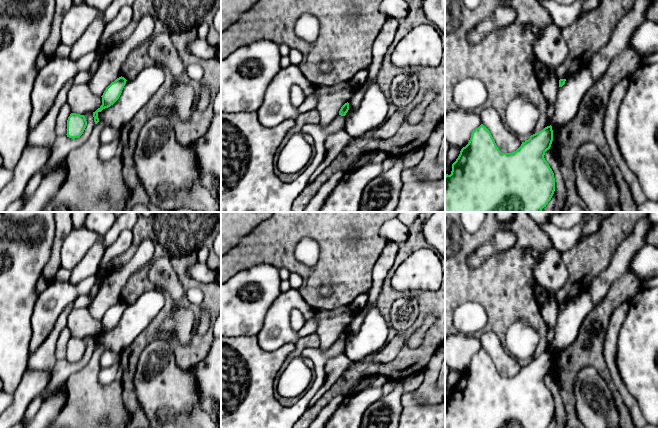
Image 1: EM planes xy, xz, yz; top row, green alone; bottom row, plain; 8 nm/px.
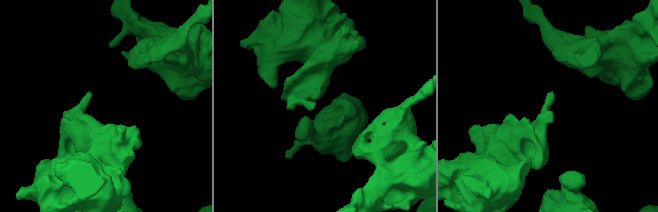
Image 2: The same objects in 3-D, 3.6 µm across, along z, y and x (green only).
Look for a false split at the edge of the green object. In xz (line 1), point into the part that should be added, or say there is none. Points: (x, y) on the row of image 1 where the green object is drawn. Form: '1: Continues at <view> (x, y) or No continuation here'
1: No continuation here

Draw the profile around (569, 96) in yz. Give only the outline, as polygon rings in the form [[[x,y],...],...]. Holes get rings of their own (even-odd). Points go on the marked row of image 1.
[[[588,68],[566,78],[565,84],[557,90],[557,98],[554,103],[554,114],[550,118],[552,127],[562,126],[572,121],[580,108],[586,92],[593,85],[591,72]]]

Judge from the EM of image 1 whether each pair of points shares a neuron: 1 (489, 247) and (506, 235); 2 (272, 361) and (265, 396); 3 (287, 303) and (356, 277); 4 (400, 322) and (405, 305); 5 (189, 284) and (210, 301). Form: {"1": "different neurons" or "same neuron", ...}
{"1": "same neuron", "2": "same neuron", "3": "different neurons", "4": "same neuron", "5": "same neuron"}

